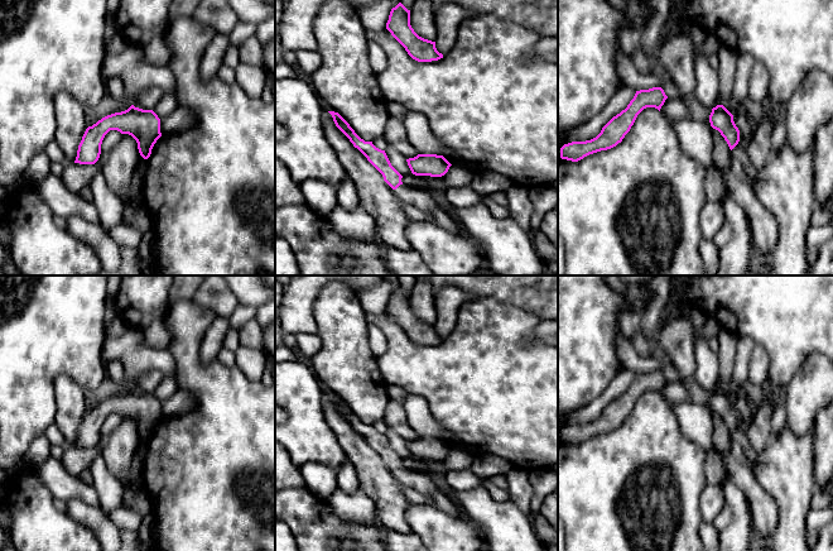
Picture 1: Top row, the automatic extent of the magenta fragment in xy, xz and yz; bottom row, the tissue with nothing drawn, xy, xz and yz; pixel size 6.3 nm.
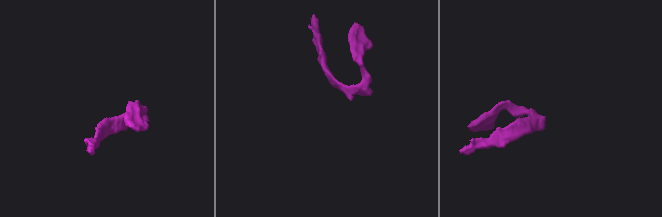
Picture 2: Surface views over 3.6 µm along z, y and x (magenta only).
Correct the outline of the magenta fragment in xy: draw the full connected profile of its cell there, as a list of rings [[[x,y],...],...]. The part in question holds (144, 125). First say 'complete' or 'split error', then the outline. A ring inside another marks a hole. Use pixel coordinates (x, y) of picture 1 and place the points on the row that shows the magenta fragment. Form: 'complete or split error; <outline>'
complete; [[[131,105],[127,110],[107,115],[86,129],[74,163],[95,164],[101,154],[102,140],[110,130],[131,135],[144,159],[150,157],[154,144],[162,136],[158,115],[153,110]]]

